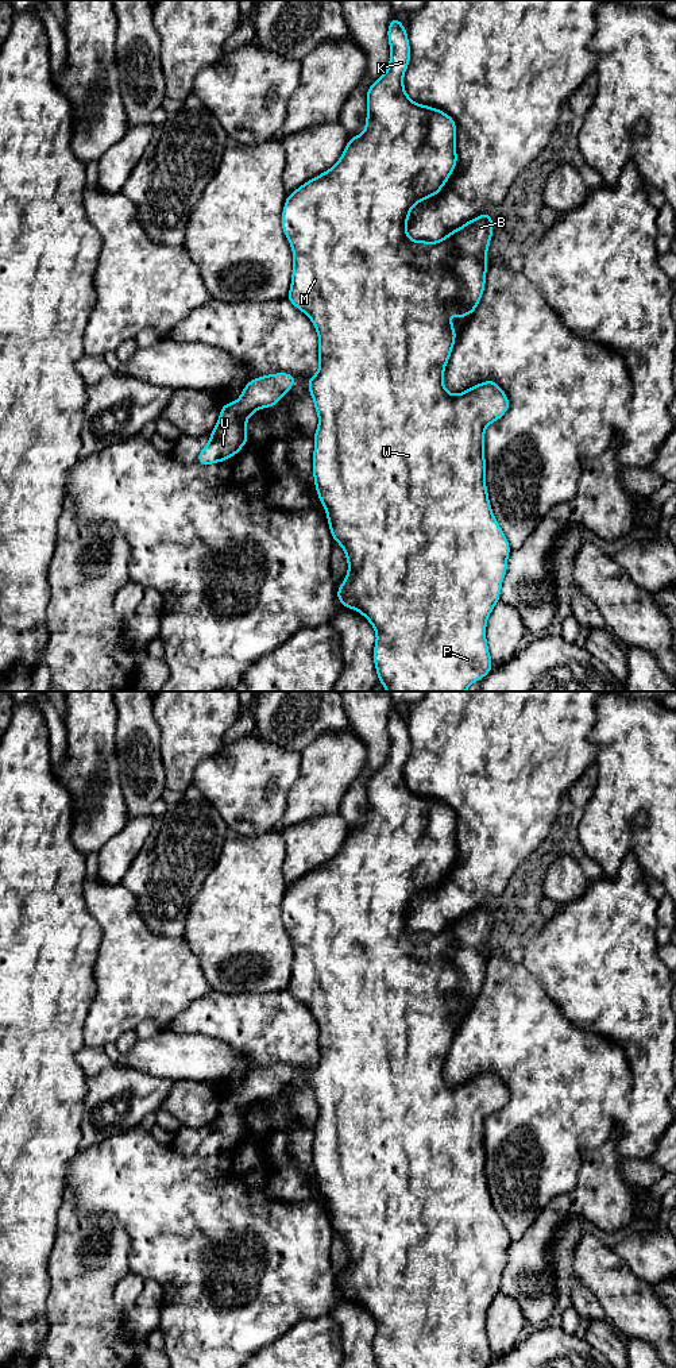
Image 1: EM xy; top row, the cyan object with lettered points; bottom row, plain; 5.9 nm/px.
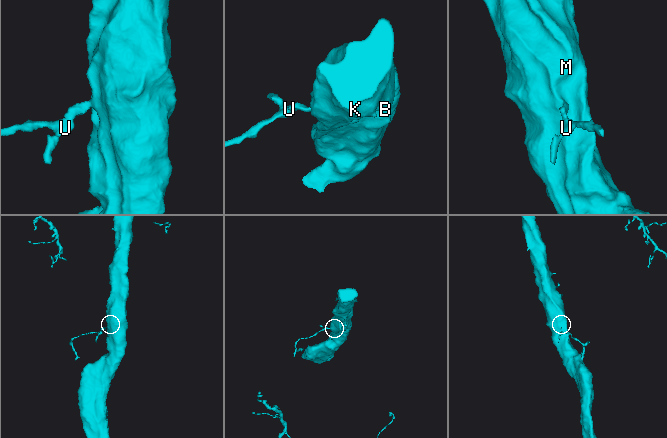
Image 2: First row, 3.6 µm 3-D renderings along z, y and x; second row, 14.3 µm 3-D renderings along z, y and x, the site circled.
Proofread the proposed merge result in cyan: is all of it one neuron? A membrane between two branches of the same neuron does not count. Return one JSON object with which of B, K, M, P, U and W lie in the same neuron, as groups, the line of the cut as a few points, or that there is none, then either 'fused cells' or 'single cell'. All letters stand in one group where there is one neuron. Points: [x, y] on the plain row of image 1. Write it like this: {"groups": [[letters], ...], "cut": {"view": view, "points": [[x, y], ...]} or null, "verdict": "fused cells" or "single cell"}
{"groups": [["B", "K", "M", "P", "W"], ["U"]], "cut": {"view": "xy", "points": [[221, 1106], [228, 1112], [244, 1114]]}, "verdict": "fused cells"}

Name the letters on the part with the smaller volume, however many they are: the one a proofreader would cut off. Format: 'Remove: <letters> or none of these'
Remove: U

